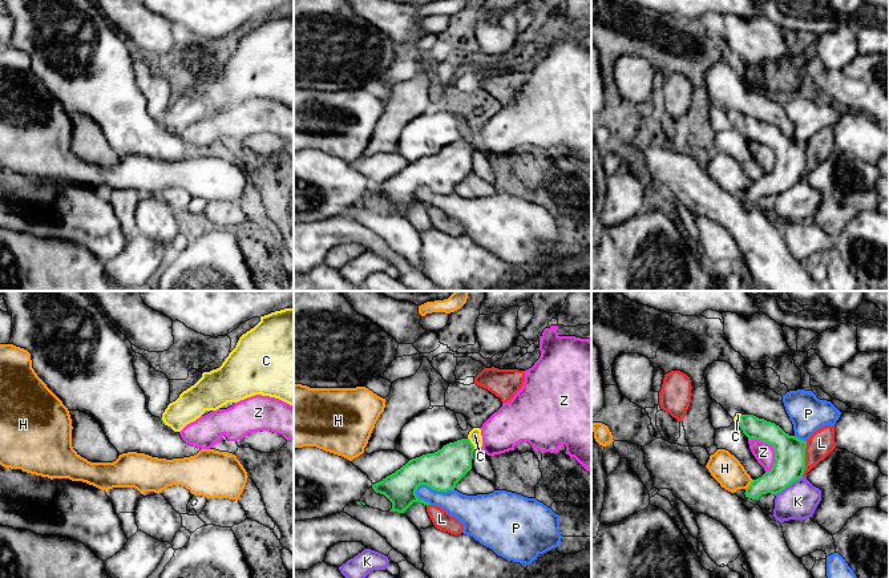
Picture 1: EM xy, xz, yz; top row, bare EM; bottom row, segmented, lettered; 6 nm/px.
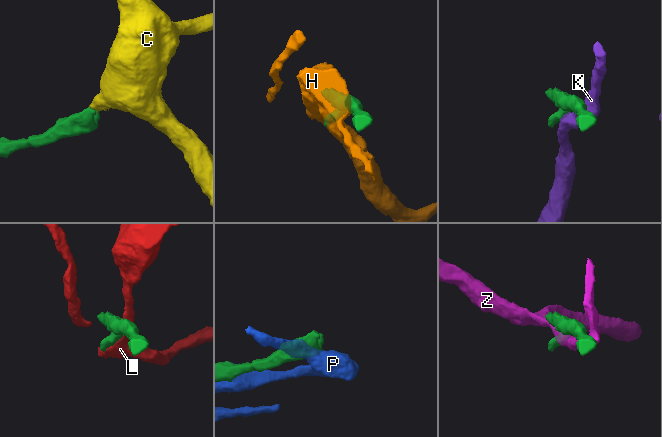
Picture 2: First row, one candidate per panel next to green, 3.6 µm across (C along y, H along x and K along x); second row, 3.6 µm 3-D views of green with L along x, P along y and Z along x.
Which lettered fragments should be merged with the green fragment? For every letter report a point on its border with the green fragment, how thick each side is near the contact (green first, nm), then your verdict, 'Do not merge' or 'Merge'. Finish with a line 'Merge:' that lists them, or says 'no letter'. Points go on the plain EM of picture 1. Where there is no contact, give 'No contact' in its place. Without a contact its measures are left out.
C: Touches green at xz (471, 145). Thickness 240 nm (green) against 80 nm. Merge
H: Touches green at yz (750, 188). Thickness 170 nm (green) against 180 nm. Do not merge
K: Touches green at yz (788, 188). Thickness 190 nm (green) against 220 nm. Do not merge
L: Touches green at yz (804, 161). Thickness 190 nm (green) against 160 nm. Do not merge
P: Touches green at xz (432, 190). Thickness 240 nm (green) against 170 nm. Do not merge
Z: Touches green at yz (772, 149). Thickness 190 nm (green) against 120 nm. Do not merge
Merge: C

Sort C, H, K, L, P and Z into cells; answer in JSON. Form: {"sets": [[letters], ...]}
{"sets": [["C"], ["H"], ["K"], ["L"], ["P"], ["Z"]]}

